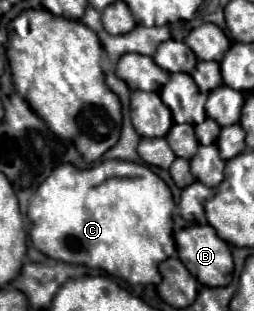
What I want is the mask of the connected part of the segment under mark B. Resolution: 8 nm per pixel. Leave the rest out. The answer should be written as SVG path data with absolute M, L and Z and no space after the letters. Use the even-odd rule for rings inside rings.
M210 225L184 227L182 231L178 231L174 235L174 241L176 241L176 249L180 260L190 274L197 281L200 281L202 285L206 285L206 287L222 287L222 285L228 285L232 281L234 263L232 263L230 245L226 241L218 239L214 227L210 227Z

